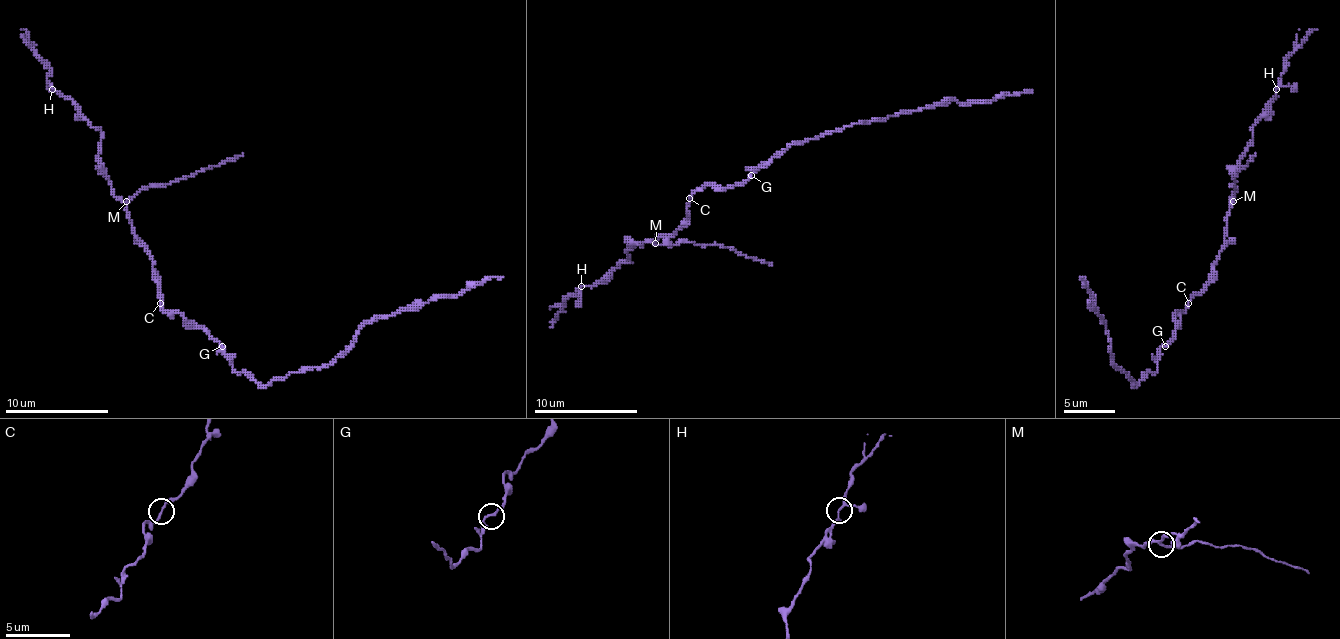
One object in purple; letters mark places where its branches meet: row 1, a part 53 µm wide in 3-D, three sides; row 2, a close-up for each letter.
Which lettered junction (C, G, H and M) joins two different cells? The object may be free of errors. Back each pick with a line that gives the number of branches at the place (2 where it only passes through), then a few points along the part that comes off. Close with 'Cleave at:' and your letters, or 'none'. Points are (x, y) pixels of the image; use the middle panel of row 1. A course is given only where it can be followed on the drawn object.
M: 3 | (656, 242), (723, 245), (772, 265)
Cleave at: M

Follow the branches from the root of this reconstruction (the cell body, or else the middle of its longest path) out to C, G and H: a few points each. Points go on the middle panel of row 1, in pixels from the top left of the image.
C: (718, 188), (702, 185), (689, 198)
G: (718, 188), (741, 185), (751, 175)
H: (718, 188), (702, 185), (671, 234), (635, 245), (627, 252), (630, 263), (622, 263), (599, 283), (581, 286)

